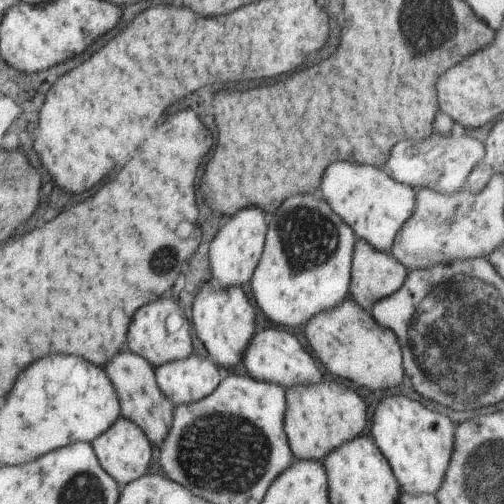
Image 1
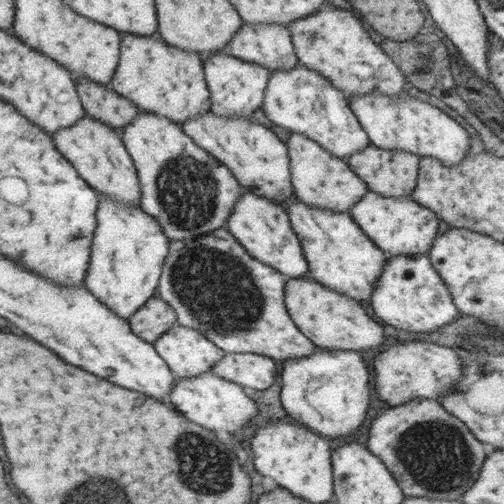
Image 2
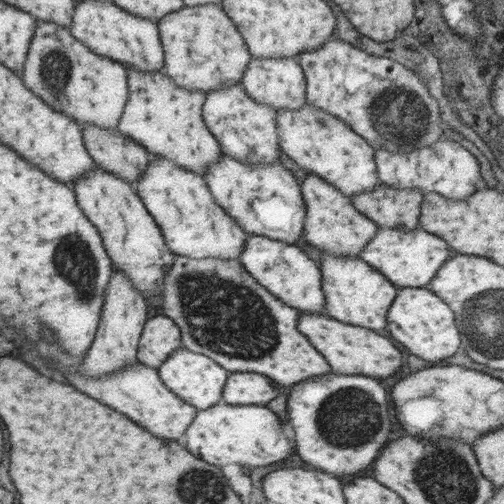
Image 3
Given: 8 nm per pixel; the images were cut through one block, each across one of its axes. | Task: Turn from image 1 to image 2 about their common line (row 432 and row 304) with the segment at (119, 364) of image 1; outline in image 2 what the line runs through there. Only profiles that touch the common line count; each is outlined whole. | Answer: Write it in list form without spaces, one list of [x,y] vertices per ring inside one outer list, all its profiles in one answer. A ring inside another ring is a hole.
[[[151,296],[147,304],[143,304],[143,308],[139,308],[127,322],[131,326],[131,332],[135,332],[145,342],[155,344],[159,336],[175,328],[177,314],[163,298]]]

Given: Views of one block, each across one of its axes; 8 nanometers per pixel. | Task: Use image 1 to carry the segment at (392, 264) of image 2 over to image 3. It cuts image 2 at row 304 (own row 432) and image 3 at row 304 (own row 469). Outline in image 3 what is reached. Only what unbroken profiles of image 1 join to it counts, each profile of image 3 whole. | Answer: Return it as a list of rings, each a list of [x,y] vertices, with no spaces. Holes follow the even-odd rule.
[[[403,286],[397,288],[397,296],[387,310],[387,332],[389,336],[403,344],[411,354],[437,364],[439,360],[453,356],[459,346],[459,332],[455,324],[455,314],[443,298],[423,286]]]

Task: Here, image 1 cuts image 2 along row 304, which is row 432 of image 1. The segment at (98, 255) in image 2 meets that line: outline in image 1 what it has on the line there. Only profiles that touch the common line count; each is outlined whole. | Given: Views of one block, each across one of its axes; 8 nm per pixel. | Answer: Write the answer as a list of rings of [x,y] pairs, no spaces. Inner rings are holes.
[[[121,416],[115,426],[111,426],[103,436],[93,440],[91,446],[95,446],[95,454],[99,454],[99,466],[103,466],[103,470],[107,470],[107,474],[111,474],[111,478],[115,478],[121,488],[145,476],[147,464],[151,460],[151,442],[143,434],[143,430],[139,430],[139,426],[135,426],[131,420],[125,420]]]

